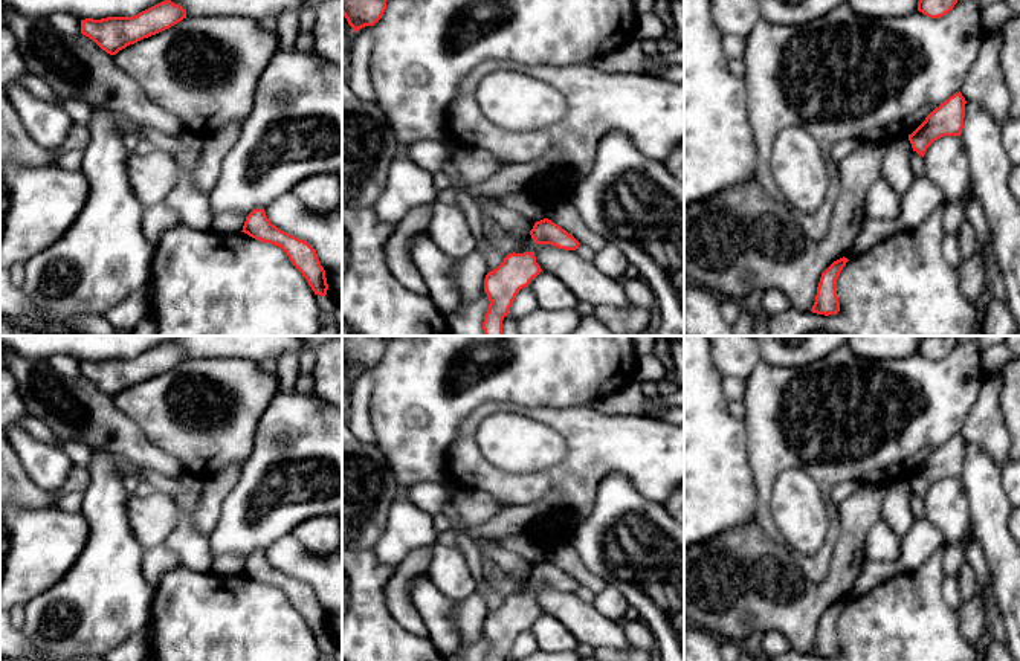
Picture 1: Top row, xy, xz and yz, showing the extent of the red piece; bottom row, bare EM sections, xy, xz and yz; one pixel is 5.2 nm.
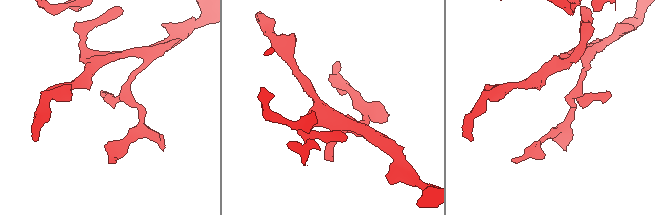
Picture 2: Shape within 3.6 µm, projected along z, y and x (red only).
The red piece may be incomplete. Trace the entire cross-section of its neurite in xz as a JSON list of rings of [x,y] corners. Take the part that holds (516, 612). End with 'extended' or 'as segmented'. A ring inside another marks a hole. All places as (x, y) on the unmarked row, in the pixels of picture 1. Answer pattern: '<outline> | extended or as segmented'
[[[533,594],[507,597],[495,612],[486,617],[484,634],[490,646],[484,661],[504,661],[519,632],[541,614]]] | as segmented

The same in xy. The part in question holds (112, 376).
[[[165,342],[133,359],[81,362],[81,376],[93,382],[107,395],[116,397],[127,388],[169,371],[183,360],[186,360],[185,351],[171,342]]] | as segmented

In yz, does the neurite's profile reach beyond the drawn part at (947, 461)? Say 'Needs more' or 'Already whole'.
Already whole

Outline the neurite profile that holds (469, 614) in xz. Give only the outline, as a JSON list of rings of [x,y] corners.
[[[478,591],[461,601],[457,601],[450,620],[460,634],[460,647],[470,646],[484,634],[484,621],[487,615],[486,598]]]

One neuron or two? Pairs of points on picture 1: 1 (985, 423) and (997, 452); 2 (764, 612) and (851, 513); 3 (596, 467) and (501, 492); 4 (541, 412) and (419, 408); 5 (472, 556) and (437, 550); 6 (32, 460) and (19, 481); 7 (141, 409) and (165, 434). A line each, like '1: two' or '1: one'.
1: one
2: one
3: one
4: two
5: two
6: two
7: one

